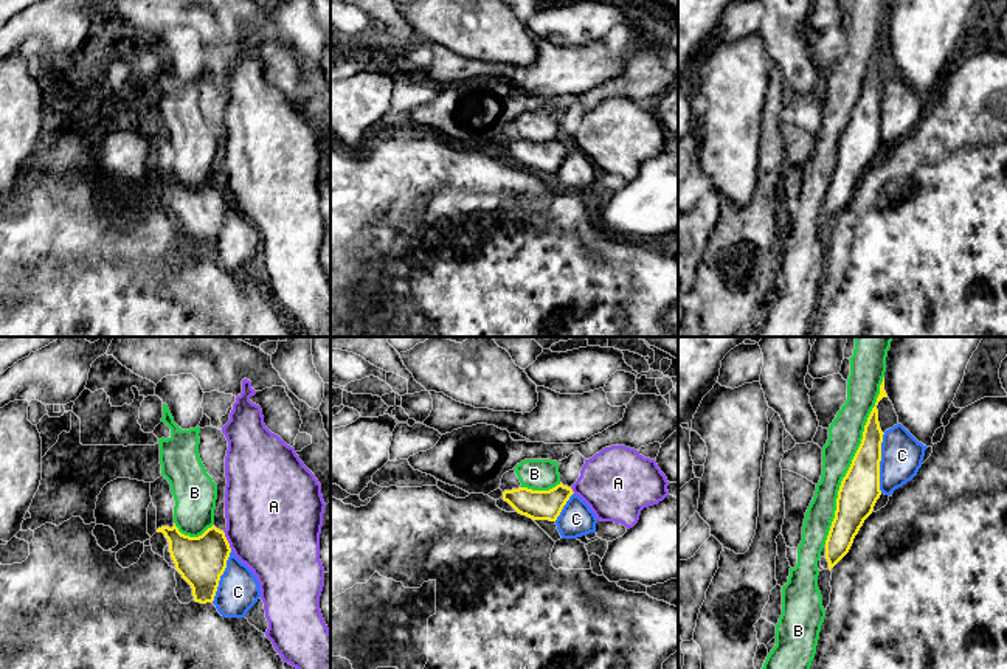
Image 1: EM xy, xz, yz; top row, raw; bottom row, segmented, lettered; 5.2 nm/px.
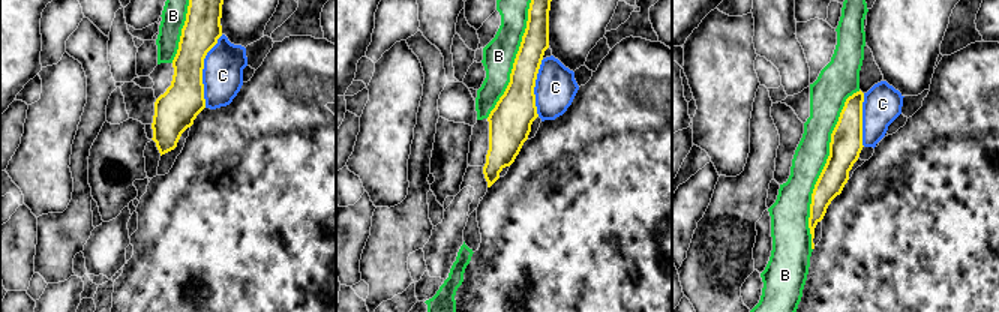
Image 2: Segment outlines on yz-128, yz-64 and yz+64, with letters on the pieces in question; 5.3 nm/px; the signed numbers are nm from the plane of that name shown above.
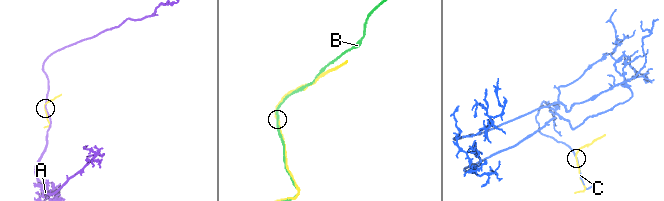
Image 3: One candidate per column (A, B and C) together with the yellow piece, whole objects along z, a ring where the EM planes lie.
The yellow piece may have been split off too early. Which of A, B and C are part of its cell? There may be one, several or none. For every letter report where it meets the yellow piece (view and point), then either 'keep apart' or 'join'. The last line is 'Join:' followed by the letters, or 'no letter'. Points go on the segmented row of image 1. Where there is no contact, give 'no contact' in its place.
A: meets yellow in xy at (227, 540); keep apart
B: meets yellow in yz at (852, 460); join
C: meets yellow in yz at (878, 463); keep apart
Join: B

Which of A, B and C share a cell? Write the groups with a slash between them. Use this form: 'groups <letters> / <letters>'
groups A / B / C

